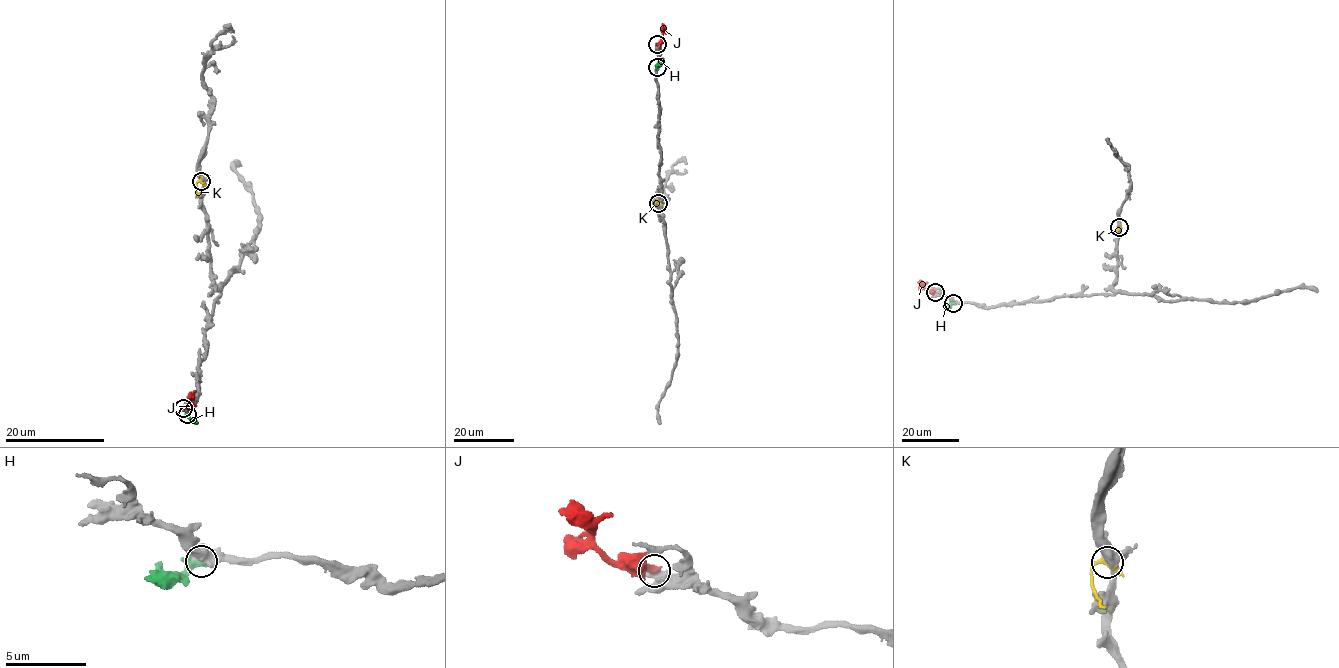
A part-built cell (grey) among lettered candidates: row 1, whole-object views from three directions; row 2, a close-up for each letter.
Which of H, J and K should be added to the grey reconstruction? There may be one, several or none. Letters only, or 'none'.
H

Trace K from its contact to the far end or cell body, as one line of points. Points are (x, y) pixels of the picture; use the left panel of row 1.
K: (201, 181), (196, 183), (200, 196)

